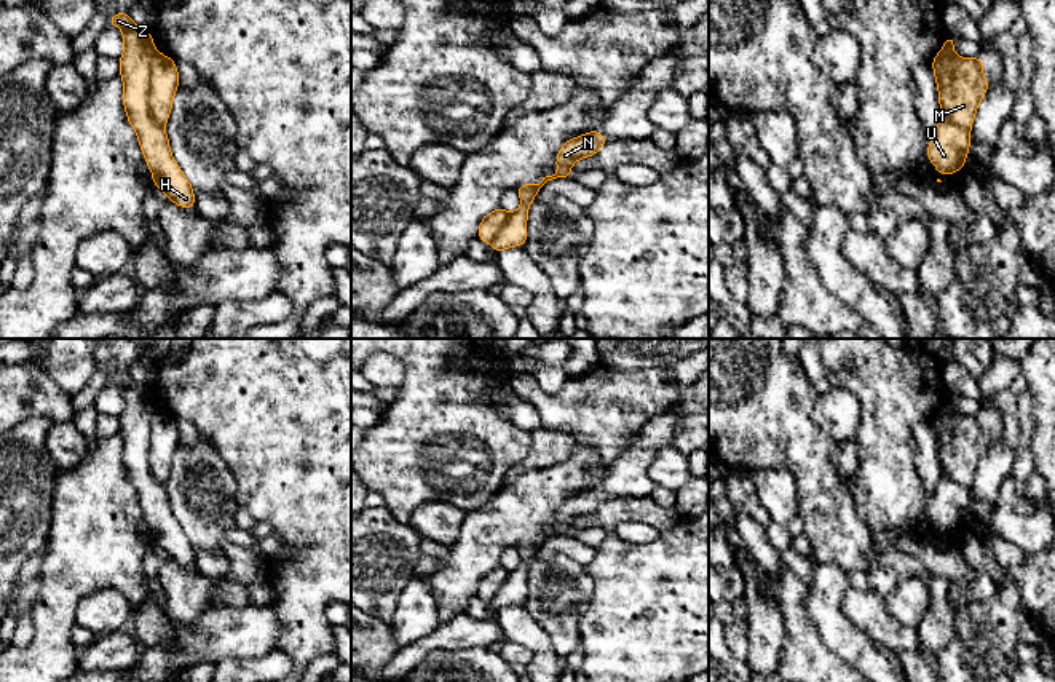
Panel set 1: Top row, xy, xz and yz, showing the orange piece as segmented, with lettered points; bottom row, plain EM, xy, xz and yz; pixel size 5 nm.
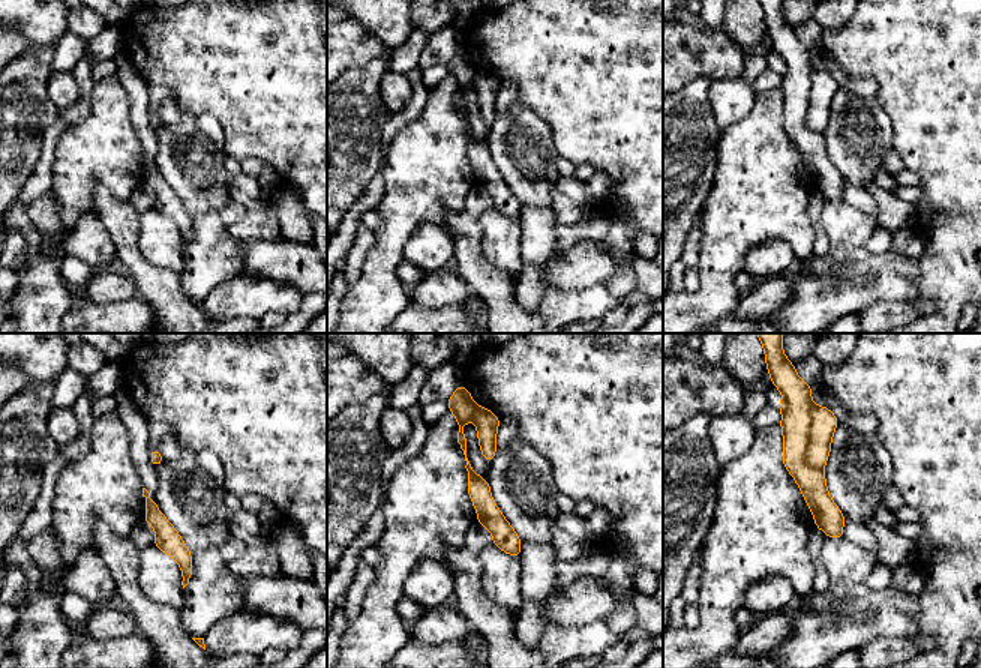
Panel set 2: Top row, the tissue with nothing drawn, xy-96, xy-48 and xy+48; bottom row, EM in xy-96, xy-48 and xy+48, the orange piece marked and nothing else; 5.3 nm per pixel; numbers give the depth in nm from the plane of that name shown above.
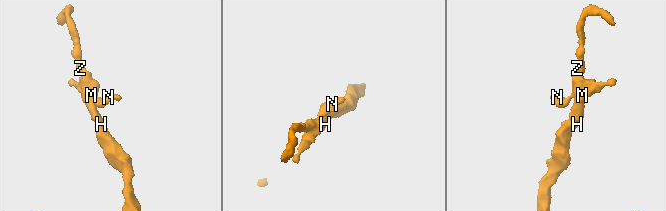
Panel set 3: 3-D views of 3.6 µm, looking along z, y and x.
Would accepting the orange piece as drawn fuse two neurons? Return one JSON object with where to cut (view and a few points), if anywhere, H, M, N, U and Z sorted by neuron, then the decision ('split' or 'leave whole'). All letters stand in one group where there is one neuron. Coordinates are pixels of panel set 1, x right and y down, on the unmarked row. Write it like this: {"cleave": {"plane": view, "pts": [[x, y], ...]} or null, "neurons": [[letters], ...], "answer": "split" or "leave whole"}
{"cleave": {"plane": "xy", "pts": [[155, 409], [150, 419], [150, 473], [162, 483]]}, "neurons": [["H", "U", "Z"], ["M", "N"]], "answer": "split"}

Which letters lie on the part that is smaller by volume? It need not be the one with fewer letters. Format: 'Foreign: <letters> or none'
Foreign: M, N

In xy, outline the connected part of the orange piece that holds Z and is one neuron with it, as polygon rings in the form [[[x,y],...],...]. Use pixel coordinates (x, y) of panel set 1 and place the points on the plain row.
[[[128,371],[110,374],[109,382],[123,388],[124,409],[118,417],[124,442],[123,463],[152,529],[153,541],[177,564],[195,565],[193,545],[171,513],[164,484],[150,471],[150,422],[156,410],[152,393],[137,385]]]

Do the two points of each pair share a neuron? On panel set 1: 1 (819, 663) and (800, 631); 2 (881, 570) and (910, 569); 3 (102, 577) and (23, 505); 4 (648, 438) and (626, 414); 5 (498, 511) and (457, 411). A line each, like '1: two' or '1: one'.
1: one
2: one
3: two
4: two
5: two

